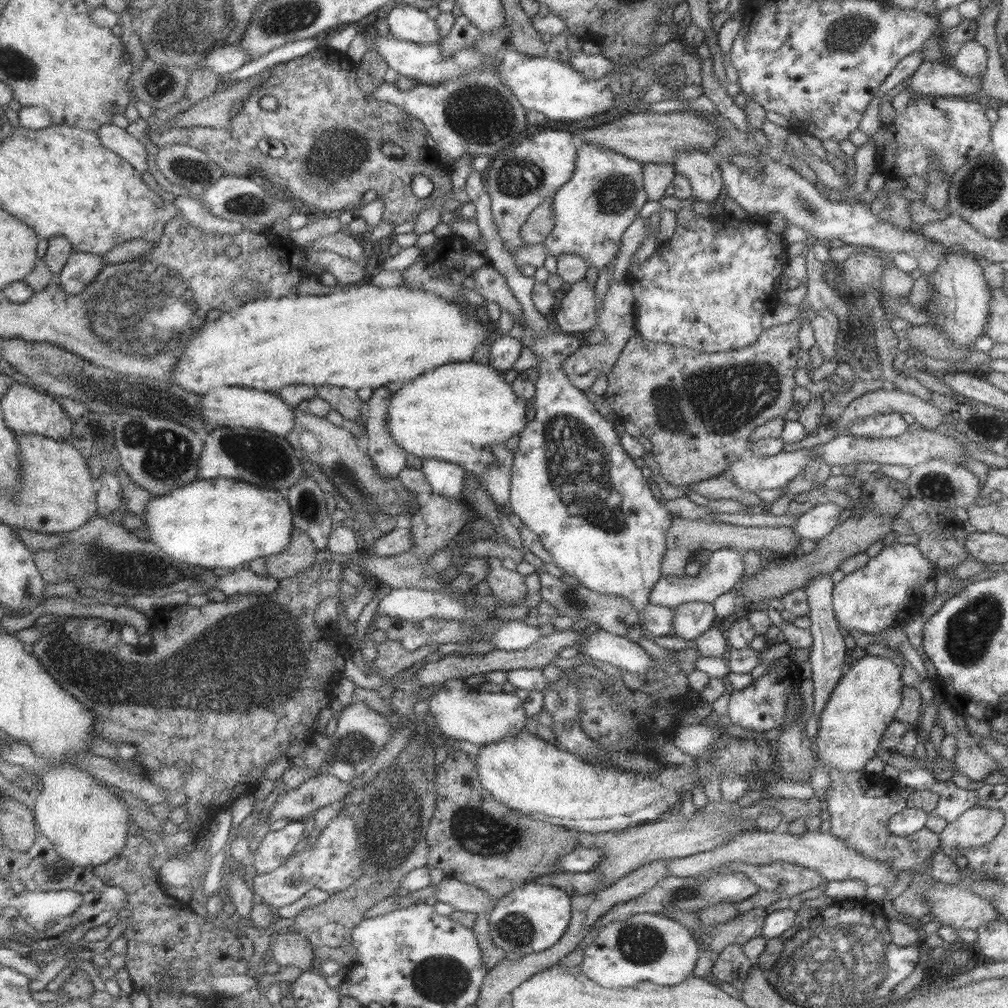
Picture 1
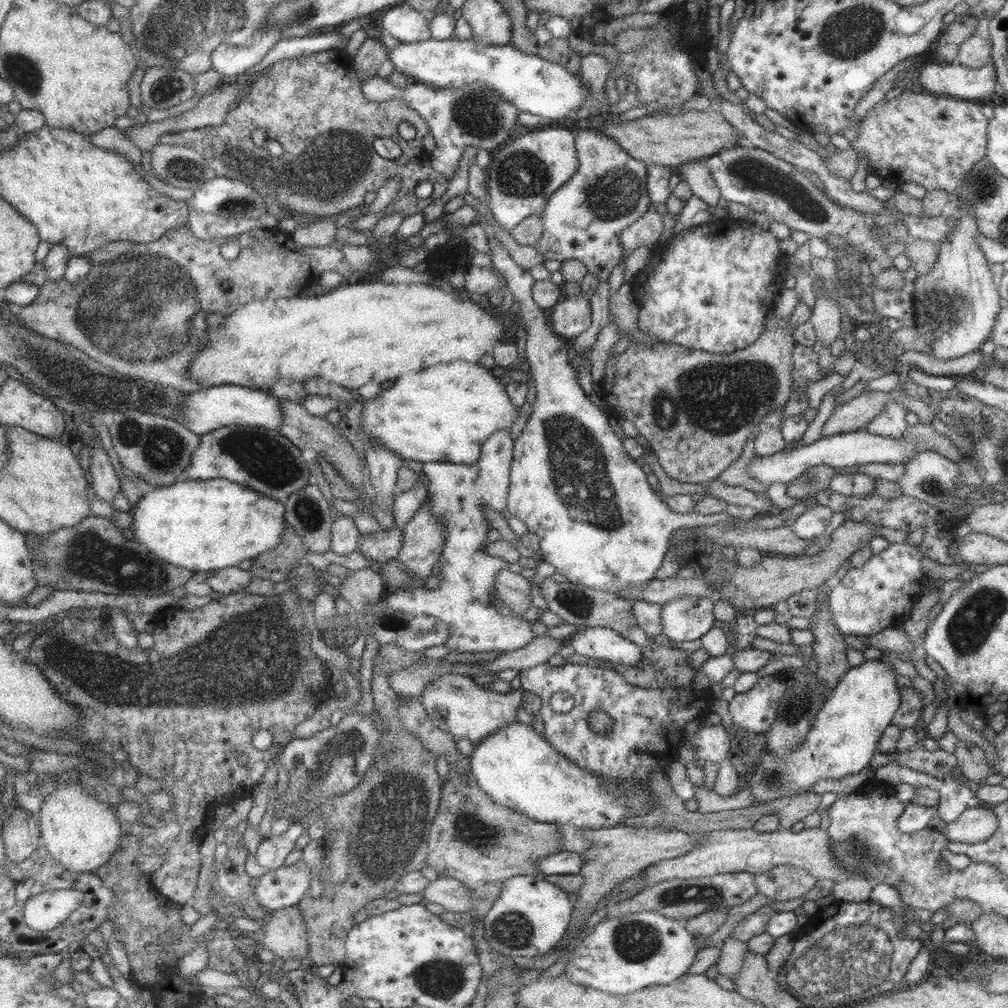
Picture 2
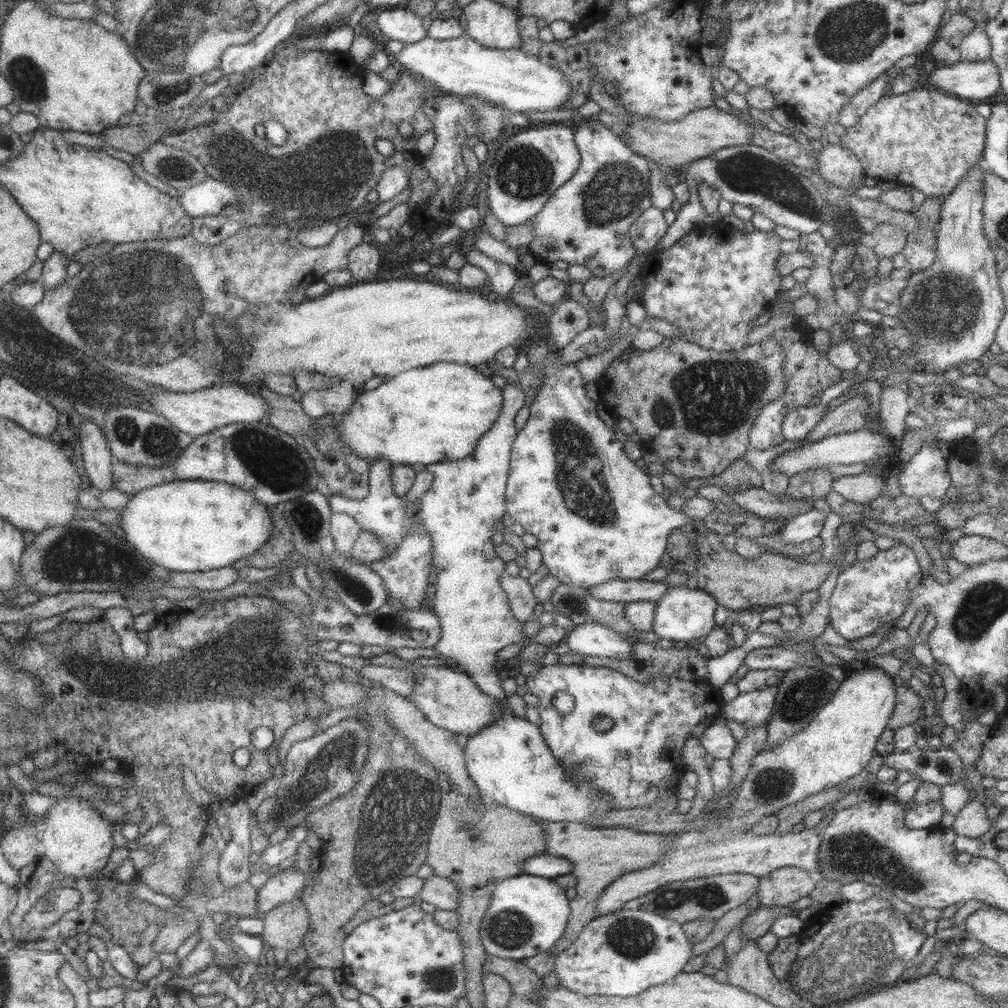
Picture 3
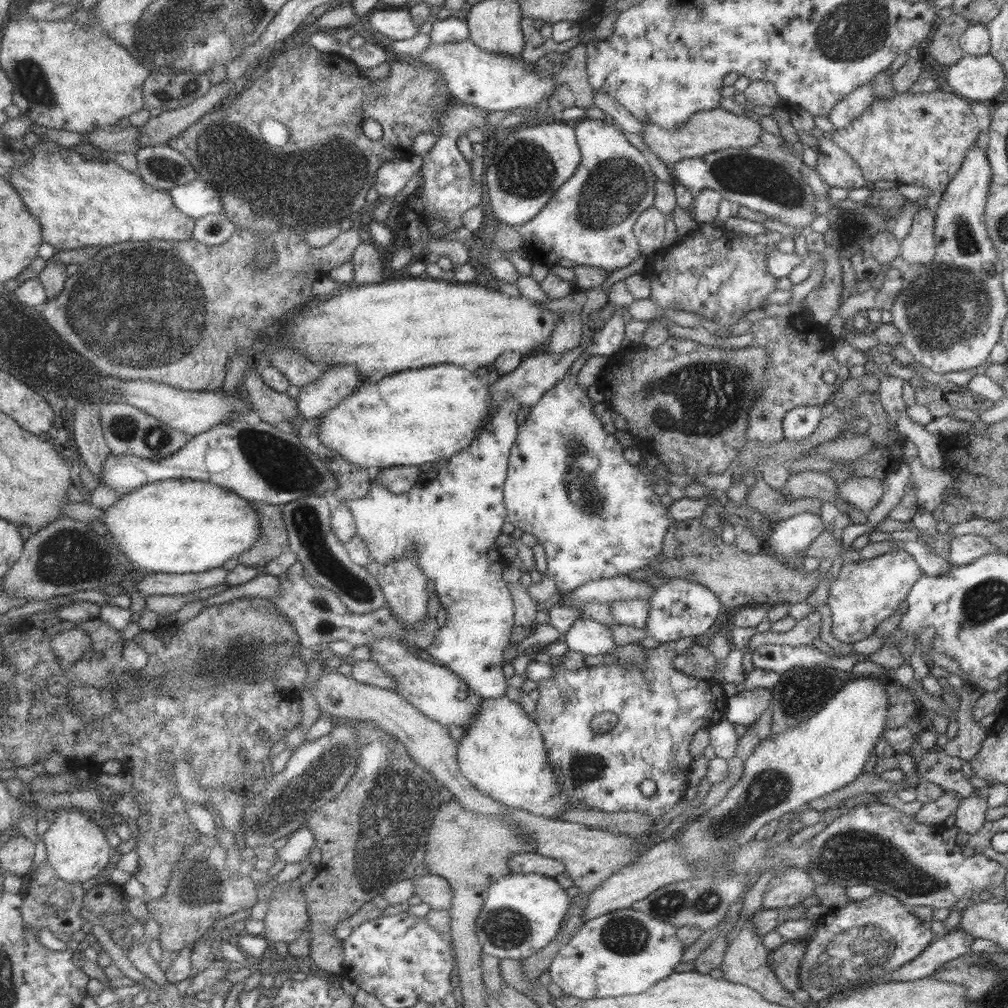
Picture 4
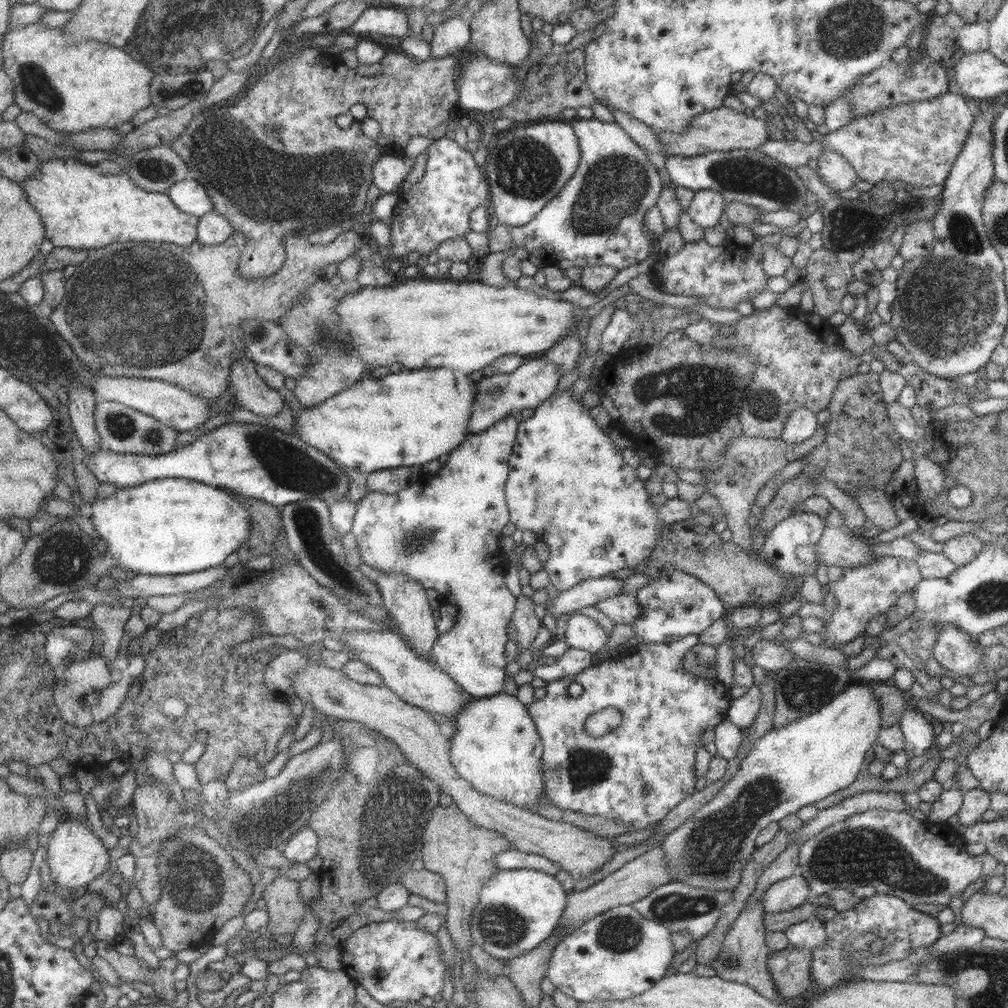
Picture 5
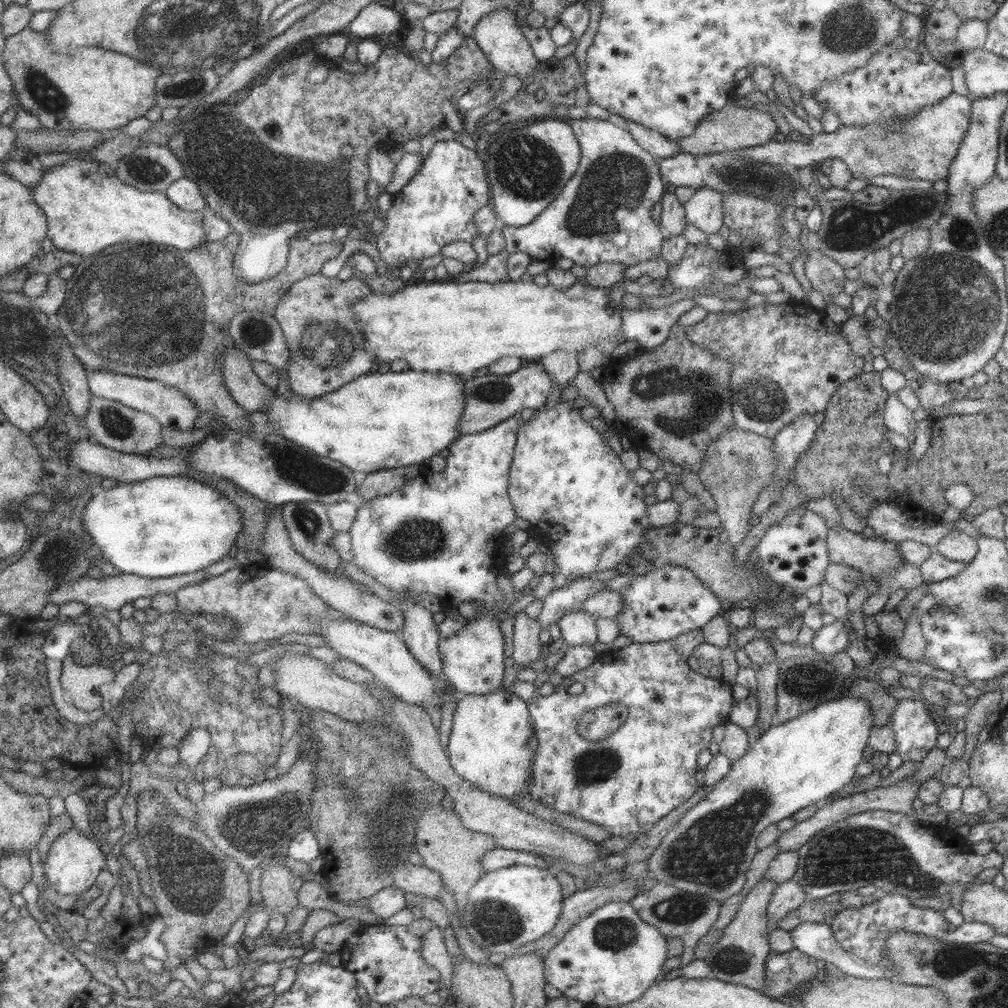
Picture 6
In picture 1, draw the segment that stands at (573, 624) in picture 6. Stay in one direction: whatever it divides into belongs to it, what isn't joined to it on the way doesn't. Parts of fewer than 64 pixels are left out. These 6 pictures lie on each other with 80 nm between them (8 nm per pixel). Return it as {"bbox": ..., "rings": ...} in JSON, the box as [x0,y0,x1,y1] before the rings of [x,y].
{"bbox":[580,628,653,676],"rings":[[[600,628],[585,637],[580,653],[593,661],[607,662],[622,672],[641,676],[653,666],[653,661],[643,648],[623,636],[613,635]]]}

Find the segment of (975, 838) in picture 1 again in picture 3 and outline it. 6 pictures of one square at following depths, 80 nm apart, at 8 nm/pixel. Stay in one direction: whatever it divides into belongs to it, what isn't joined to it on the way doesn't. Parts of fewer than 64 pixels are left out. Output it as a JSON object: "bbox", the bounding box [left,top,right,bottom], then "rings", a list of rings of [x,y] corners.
{"bbox":[949,797,993,838],"rings":[[[975,797],[960,808],[949,827],[956,836],[977,838],[991,828],[993,821],[987,818],[983,799]]]}

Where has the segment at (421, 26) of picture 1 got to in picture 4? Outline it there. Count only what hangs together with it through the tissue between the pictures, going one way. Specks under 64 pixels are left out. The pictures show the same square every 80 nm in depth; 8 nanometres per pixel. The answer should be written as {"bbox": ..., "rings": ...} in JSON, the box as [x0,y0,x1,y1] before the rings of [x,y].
{"bbox":[367,7,420,41],"rings":[[[406,7],[379,9],[368,13],[367,16],[369,28],[392,41],[411,39],[420,31],[420,28],[415,26],[415,21],[411,20]]]}

